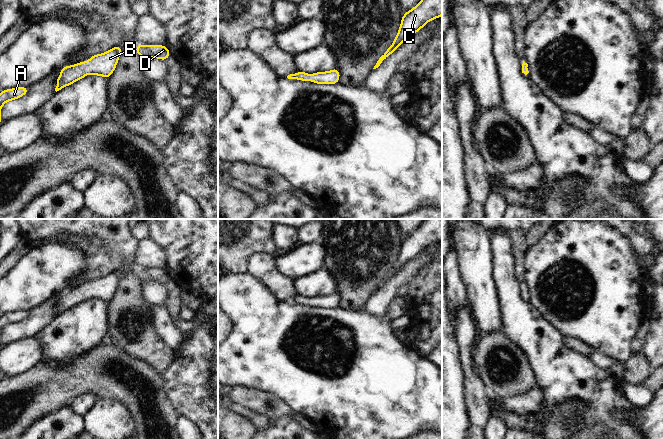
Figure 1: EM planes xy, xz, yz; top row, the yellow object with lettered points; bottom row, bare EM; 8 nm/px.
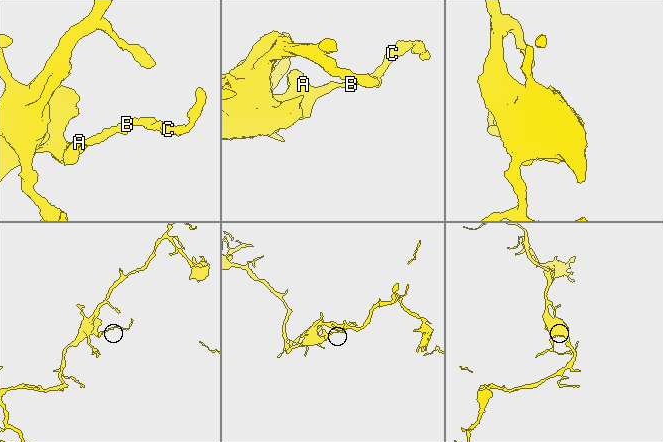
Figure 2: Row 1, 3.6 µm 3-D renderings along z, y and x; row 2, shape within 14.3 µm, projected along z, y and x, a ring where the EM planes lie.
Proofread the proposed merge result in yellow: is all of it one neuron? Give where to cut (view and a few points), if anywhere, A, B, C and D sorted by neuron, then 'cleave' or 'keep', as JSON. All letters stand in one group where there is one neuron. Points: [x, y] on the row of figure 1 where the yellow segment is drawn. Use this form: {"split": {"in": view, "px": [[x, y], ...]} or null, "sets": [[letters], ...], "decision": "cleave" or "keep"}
{"split": null, "sets": [["A", "B", "C", "D"]], "decision": "keep"}

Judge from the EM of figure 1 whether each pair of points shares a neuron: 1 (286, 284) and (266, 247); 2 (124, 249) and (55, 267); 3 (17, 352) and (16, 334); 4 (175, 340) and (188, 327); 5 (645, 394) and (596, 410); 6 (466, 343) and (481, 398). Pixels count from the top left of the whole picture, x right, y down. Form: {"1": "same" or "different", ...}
{"1": "different", "2": "different", "3": "different", "4": "different", "5": "different", "6": "same"}

